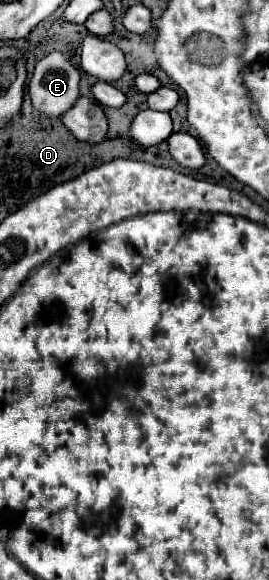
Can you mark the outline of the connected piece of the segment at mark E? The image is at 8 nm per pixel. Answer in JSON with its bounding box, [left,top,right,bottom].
[28,51,80,117]

